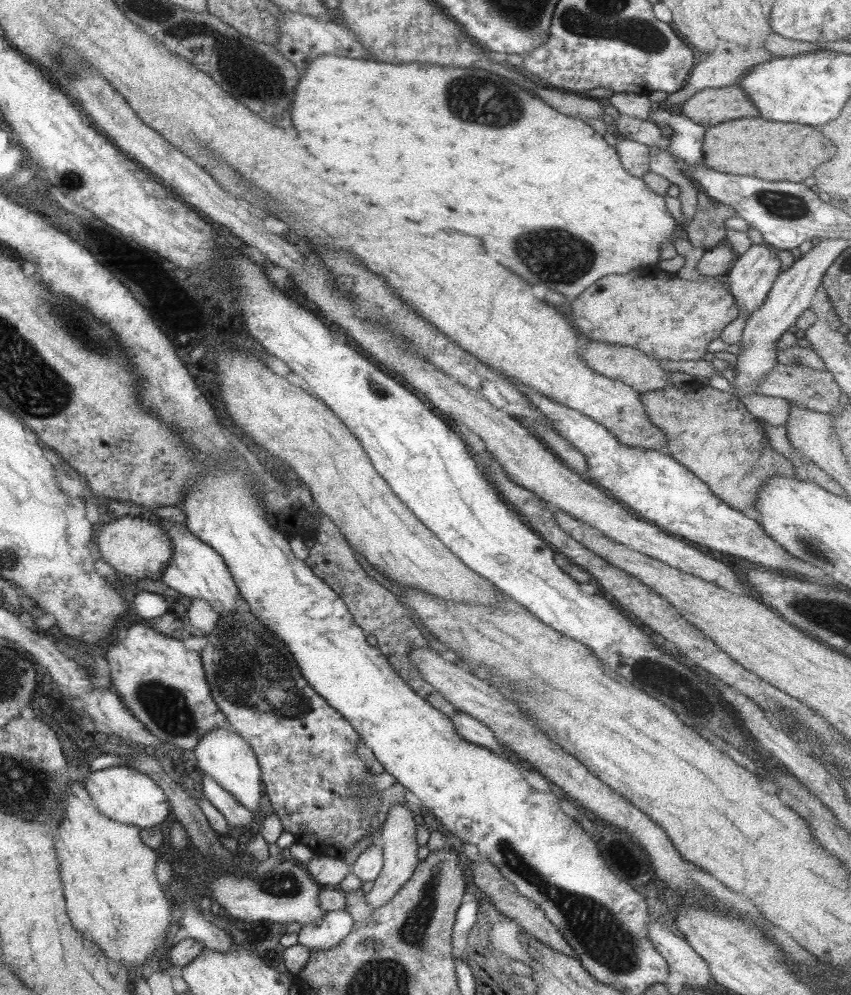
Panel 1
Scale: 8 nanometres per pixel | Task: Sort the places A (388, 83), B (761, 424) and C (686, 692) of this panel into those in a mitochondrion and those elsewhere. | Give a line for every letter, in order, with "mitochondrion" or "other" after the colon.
A: other
B: other
C: mitochondrion

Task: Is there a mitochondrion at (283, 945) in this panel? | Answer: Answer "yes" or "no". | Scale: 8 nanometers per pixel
no

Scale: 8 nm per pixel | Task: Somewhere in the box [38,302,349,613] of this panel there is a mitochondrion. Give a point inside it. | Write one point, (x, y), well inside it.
(74, 325)

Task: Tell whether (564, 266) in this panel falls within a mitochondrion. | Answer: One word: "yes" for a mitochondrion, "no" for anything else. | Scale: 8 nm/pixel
yes

